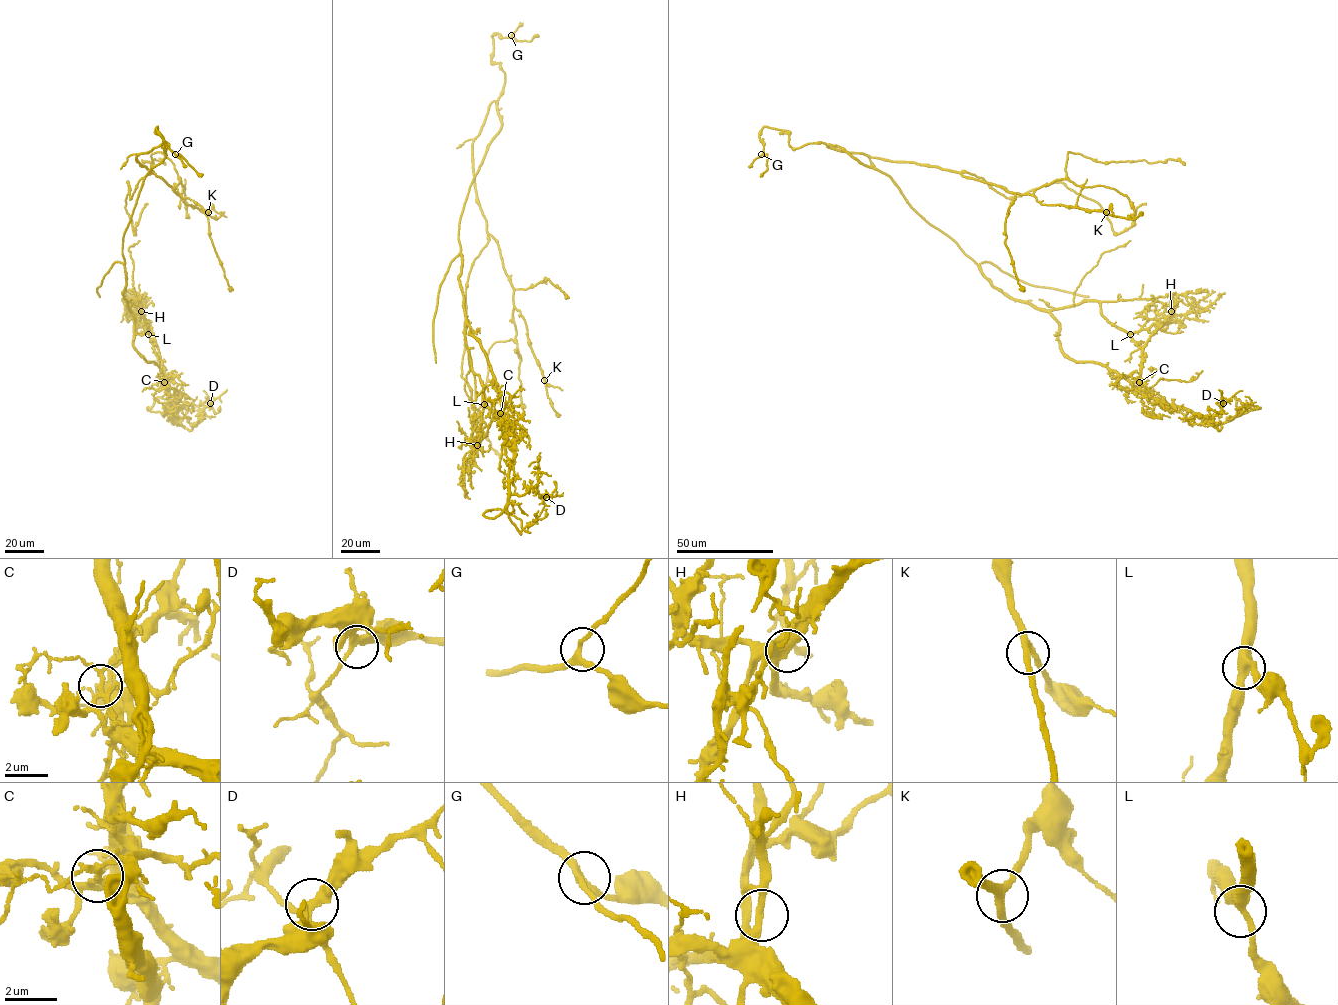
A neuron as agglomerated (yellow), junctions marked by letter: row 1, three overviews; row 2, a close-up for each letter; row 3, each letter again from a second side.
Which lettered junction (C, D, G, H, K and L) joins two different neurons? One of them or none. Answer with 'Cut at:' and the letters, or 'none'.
Cut at: C

